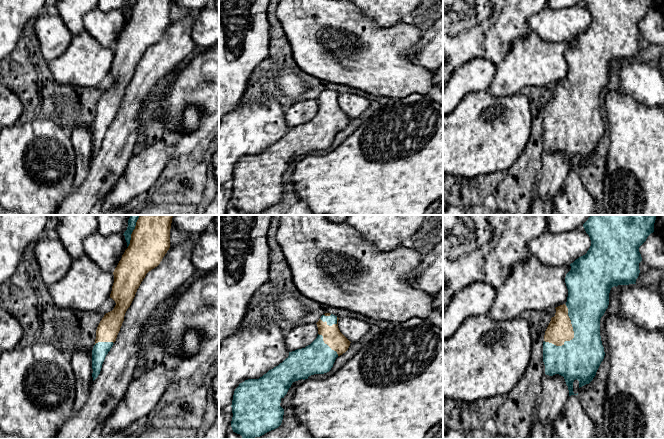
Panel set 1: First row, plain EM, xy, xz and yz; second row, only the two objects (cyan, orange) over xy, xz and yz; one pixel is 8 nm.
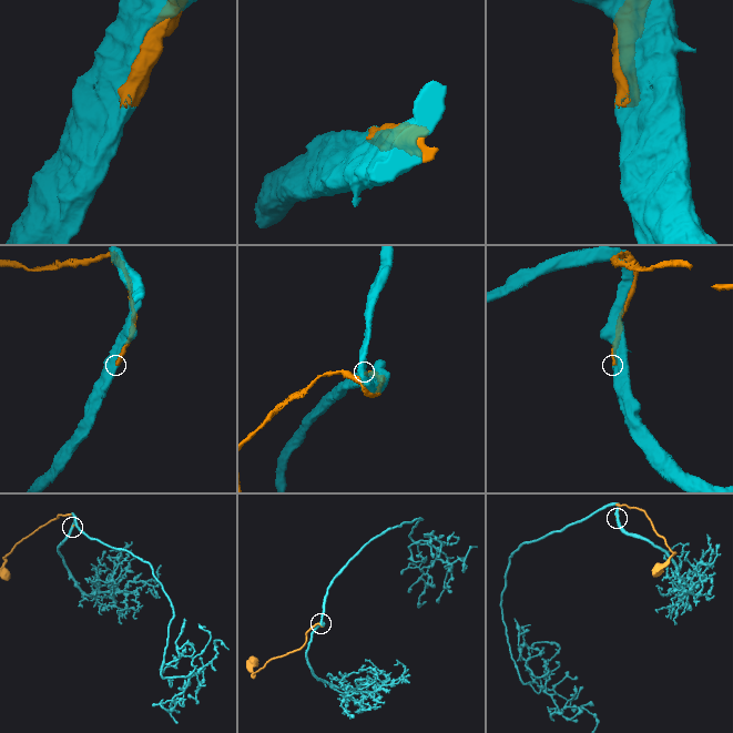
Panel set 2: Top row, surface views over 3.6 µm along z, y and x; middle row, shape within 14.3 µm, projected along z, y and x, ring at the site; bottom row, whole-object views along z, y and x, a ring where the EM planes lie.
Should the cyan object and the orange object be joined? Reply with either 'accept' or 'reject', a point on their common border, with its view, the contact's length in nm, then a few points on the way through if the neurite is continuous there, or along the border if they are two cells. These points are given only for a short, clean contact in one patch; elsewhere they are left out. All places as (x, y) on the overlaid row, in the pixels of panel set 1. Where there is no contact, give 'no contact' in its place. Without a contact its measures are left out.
accept; contact yz (574, 335); length 340 nm

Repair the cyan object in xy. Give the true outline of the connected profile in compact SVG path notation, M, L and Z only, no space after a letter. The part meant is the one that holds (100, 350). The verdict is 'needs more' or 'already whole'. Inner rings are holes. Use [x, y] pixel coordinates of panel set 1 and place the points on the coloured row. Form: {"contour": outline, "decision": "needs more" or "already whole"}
{"contour": "M131 215L124 232L127 249L115 268L110 298L116 305L96 330L92 350L93 381L116 341L124 316L146 274L157 267L170 248L173 215Z", "decision": "needs more"}

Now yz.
{"contour": "M591 215L583 224L591 240L587 253L570 264L571 270L566 274L565 283L568 289L567 302L556 307L555 316L545 331L543 342L543 362L545 374L559 374L564 377L569 396L578 395L573 392L573 382L579 381L579 388L589 384L604 359L605 352L600 336L600 319L609 305L609 293L618 285L636 284L639 276L639 263L642 261L639 247L654 232L656 215Z", "decision": "needs more"}

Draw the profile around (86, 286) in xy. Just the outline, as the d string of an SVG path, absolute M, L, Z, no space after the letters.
M86 255L73 260L71 268L66 275L57 283L48 286L51 300L59 309L71 309L93 312L98 310L102 304L110 298L114 275L106 272Z

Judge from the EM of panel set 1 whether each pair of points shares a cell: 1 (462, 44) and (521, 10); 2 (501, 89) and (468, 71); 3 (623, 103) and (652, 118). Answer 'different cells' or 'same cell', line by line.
1: same cell
2: different cells
3: same cell

